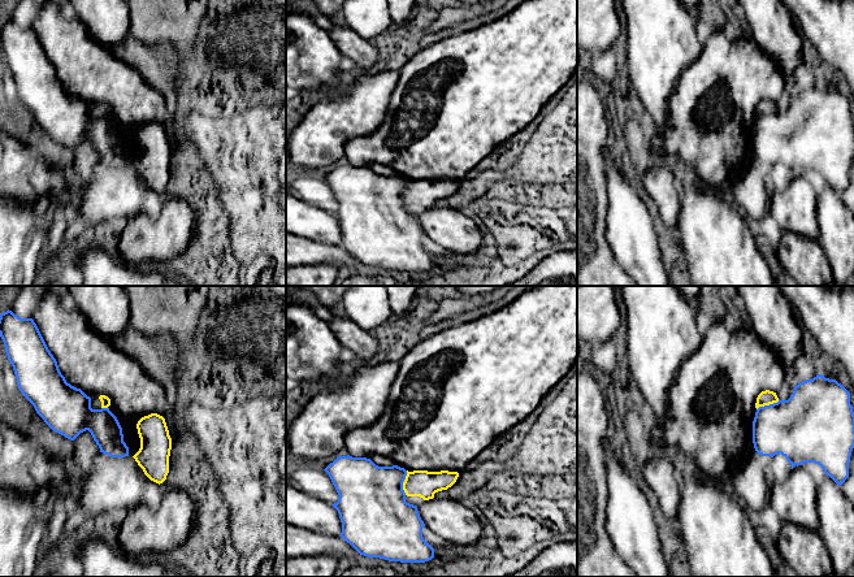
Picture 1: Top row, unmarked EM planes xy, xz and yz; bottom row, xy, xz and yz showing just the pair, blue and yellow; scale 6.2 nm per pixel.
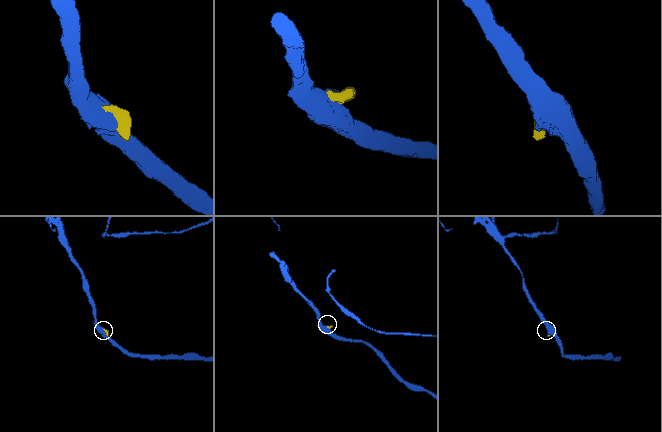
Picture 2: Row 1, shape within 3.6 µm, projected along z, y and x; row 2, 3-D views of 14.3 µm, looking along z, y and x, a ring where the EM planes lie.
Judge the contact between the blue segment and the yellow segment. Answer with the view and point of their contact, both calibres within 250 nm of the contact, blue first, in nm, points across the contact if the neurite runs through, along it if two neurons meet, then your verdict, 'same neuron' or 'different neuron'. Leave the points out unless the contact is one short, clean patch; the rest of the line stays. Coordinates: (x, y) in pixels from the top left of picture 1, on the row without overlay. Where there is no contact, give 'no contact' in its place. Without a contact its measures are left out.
meets blue in xz at (403, 190); 420 nm thick on the blue side, 170 nm on the other; border along xz (407, 179), (403, 191), (404, 203); different neuron

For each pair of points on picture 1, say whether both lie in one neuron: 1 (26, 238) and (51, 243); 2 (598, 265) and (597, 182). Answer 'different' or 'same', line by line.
1: different
2: same

